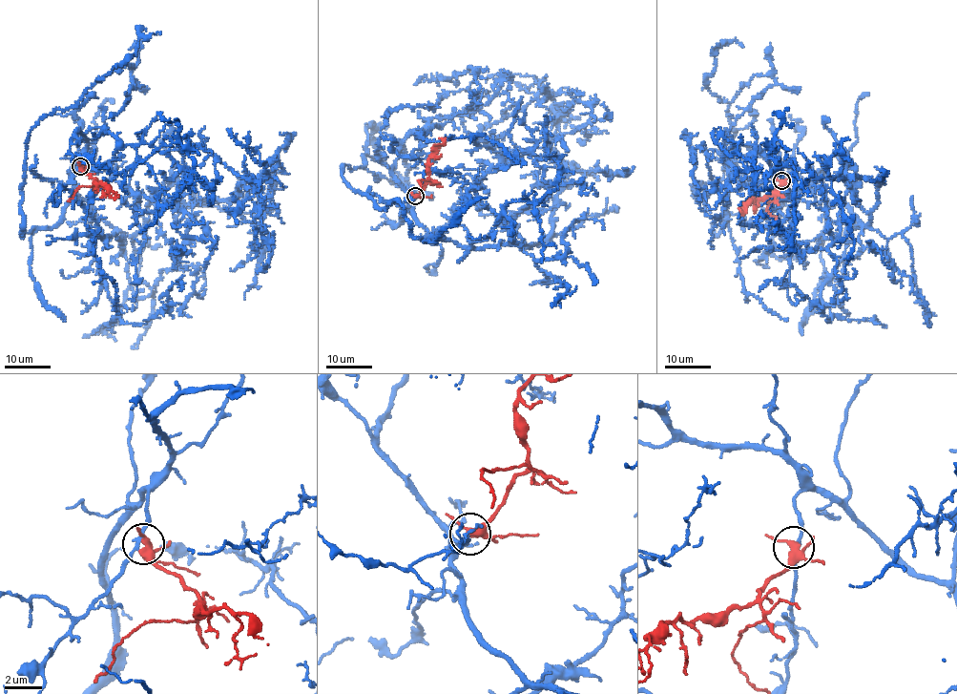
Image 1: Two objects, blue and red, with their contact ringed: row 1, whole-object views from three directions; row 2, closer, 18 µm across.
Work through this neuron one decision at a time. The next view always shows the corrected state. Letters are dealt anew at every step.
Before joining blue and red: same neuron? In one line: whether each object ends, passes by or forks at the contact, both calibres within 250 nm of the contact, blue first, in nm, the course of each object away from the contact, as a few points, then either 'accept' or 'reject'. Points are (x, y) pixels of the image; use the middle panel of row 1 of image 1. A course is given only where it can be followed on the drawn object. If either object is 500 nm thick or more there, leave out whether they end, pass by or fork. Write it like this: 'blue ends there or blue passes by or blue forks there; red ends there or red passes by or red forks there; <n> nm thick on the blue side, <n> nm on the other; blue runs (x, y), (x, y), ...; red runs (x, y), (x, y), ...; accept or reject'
blue passes by; red forks there; 190 nm thick on the blue side, 340 nm on the other; blue runs (415, 197), (439, 238), (415, 237), (403, 206), (376, 206), (341, 171), (368, 156), (408, 183), (394, 136); red runs (415, 197), (429, 178), (426, 160), (433, 151), (446, 144), (438, 137); accept

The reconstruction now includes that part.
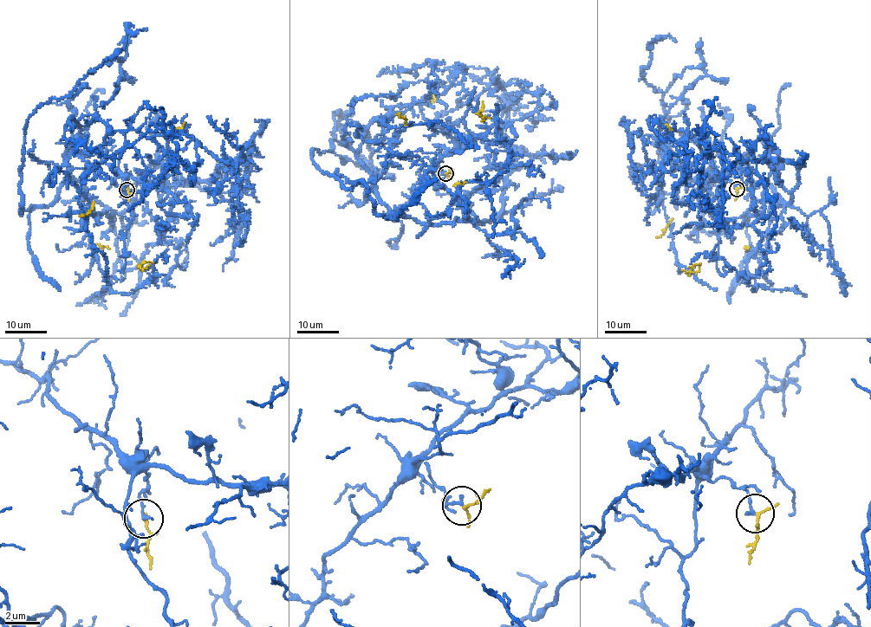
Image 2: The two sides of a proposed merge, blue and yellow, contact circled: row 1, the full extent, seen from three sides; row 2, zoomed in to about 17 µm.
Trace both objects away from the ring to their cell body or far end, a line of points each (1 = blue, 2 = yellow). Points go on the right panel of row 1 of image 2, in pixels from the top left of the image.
1: (737, 189), (724, 178), (747, 154), (749, 216), (706, 232), (659, 132), (664, 93), (705, 70), (658, 122)
2: (737, 189), (735, 201), (698, 267), (690, 271), (666, 229), (657, 238)

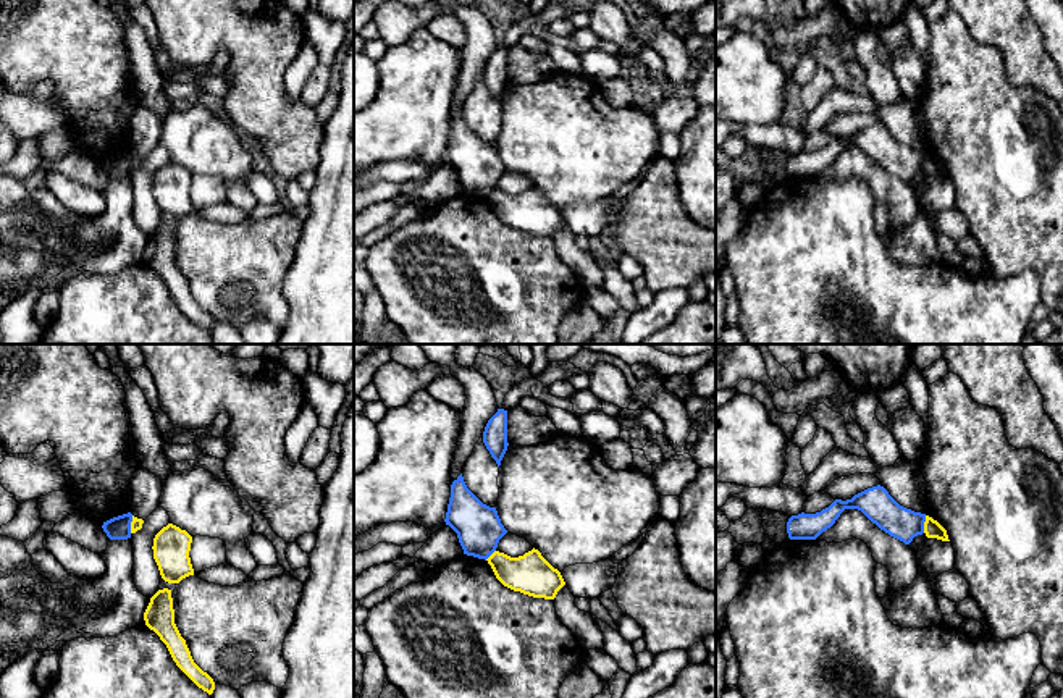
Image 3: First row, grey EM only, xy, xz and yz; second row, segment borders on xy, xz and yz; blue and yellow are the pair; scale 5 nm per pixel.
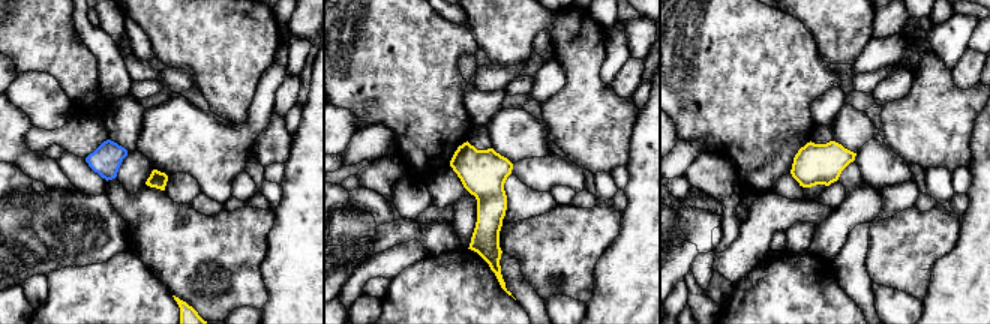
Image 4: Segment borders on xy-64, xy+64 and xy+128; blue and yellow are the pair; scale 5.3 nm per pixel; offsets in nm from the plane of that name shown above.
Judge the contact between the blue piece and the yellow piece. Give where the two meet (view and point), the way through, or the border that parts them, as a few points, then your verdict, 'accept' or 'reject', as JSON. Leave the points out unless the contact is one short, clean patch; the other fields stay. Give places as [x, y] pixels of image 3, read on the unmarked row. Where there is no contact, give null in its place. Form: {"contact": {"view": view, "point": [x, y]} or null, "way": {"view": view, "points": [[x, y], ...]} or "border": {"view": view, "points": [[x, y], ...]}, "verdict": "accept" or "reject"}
{"contact": {"view": "yz", "point": [923, 162]}, "border": {"view": "yz", "points": [[926, 154], [923, 170]]}, "verdict": "reject"}

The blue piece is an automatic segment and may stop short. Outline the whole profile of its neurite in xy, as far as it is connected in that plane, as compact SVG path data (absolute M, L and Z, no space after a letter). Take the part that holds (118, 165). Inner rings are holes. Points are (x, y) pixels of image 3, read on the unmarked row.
M123 152L103 160L102 166L110 178L128 178L131 176L132 152Z

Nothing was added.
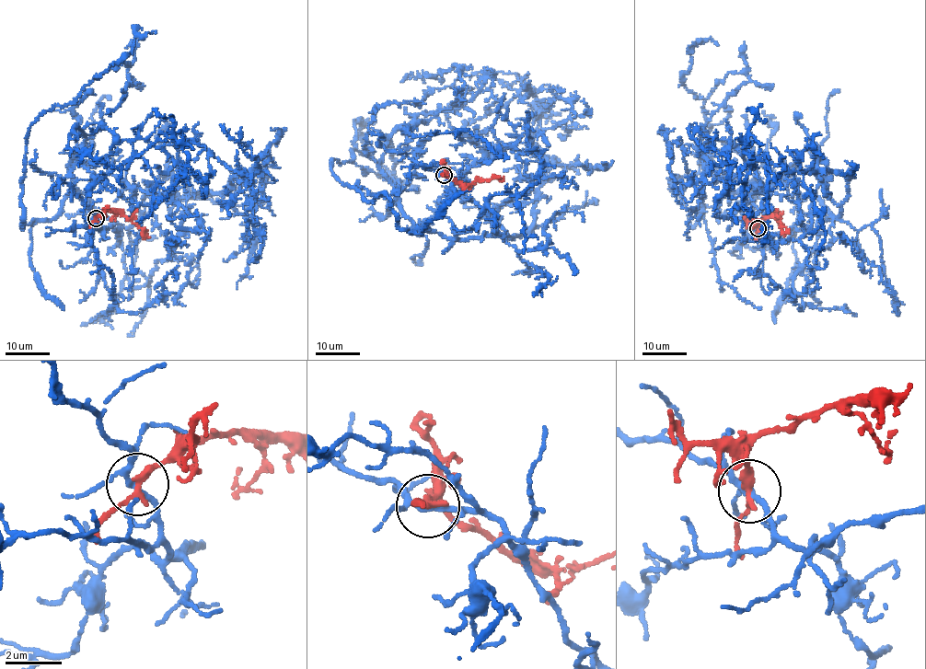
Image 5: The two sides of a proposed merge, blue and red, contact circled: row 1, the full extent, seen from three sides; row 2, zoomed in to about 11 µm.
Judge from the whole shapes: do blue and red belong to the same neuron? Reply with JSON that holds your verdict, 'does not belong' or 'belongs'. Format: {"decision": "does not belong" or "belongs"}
{"decision": "does not belong"}

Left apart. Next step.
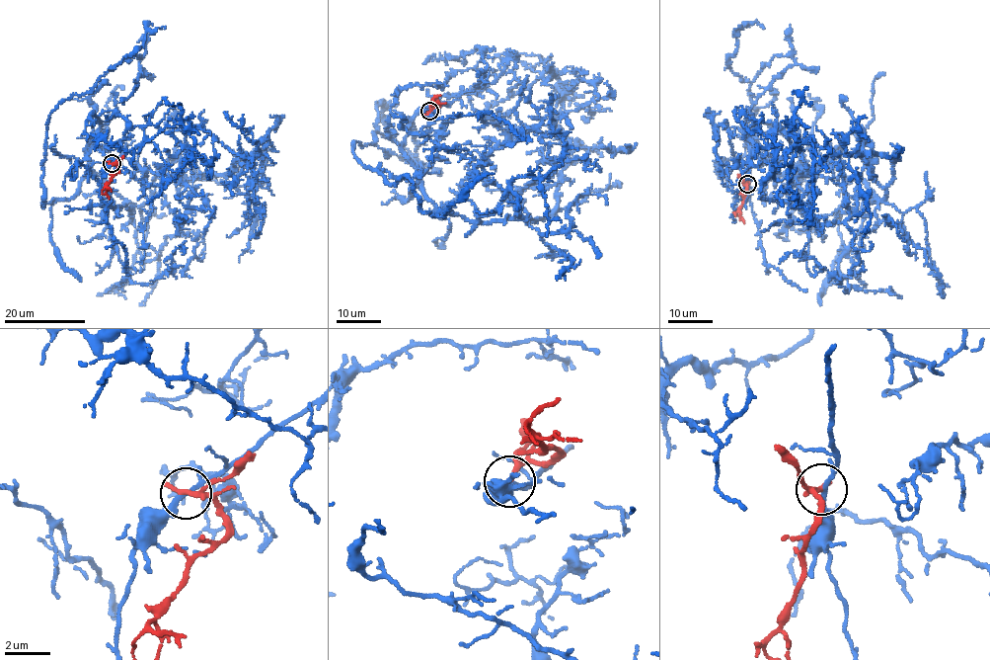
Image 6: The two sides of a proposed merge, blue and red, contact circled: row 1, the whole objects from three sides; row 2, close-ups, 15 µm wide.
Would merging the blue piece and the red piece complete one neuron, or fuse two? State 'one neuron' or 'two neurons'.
two neurons

